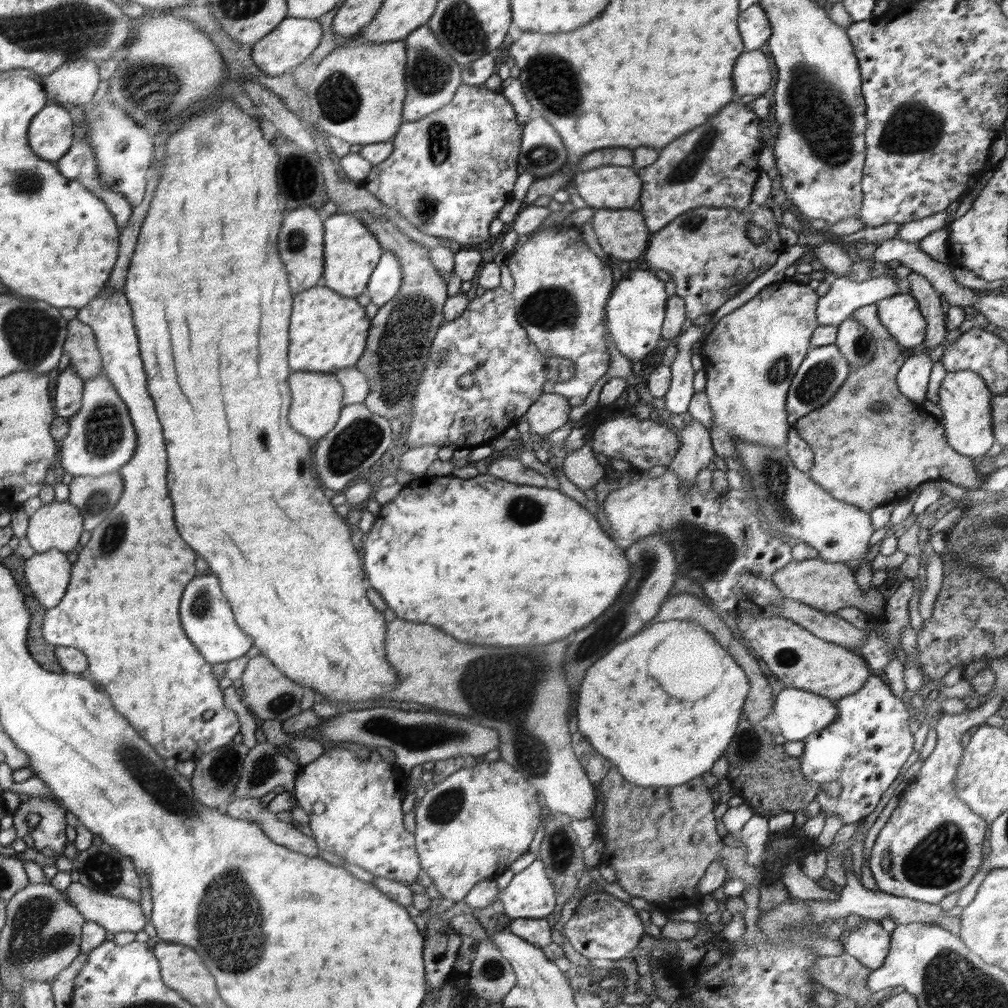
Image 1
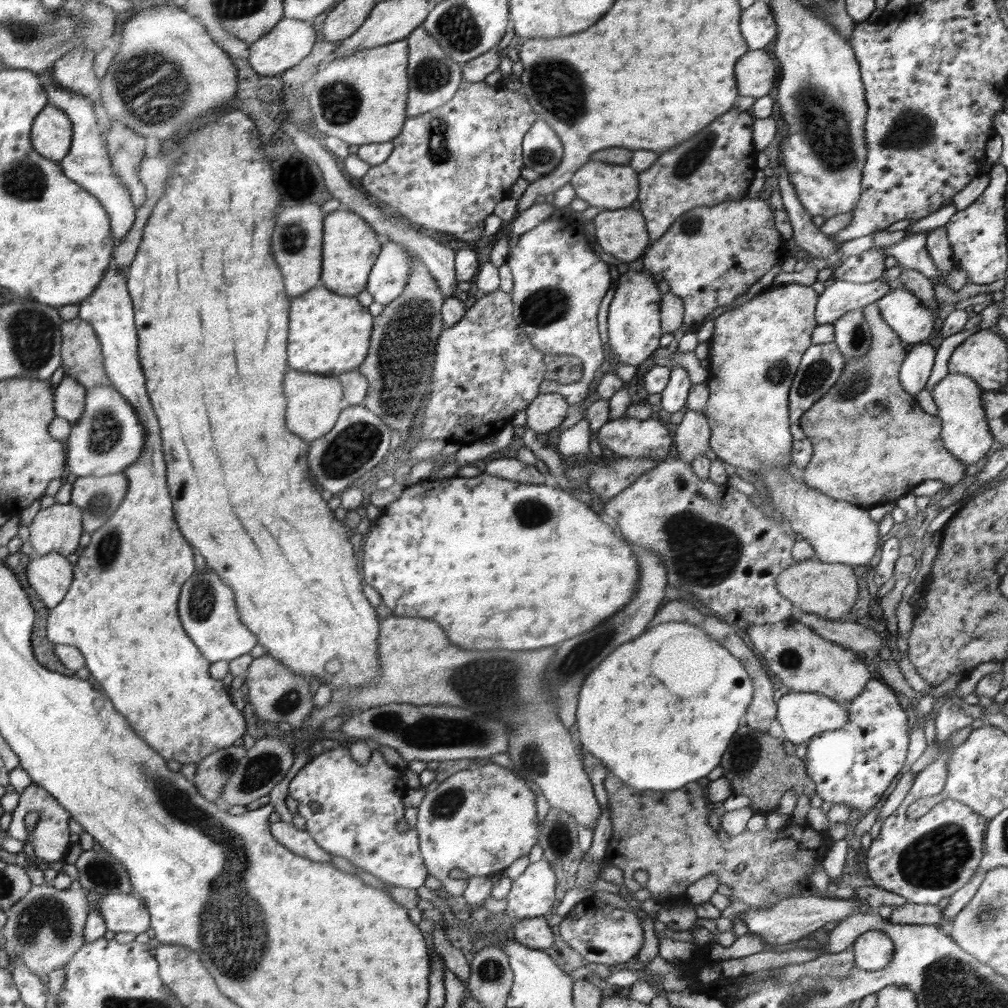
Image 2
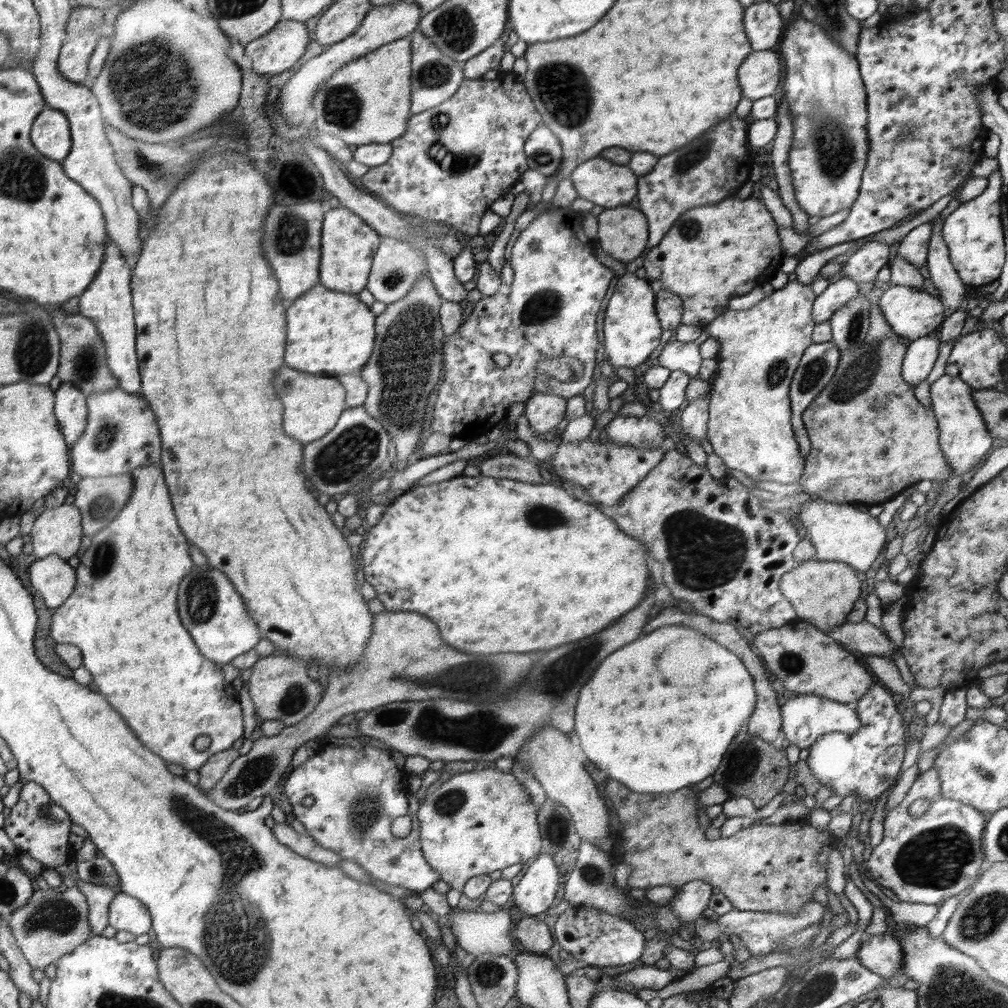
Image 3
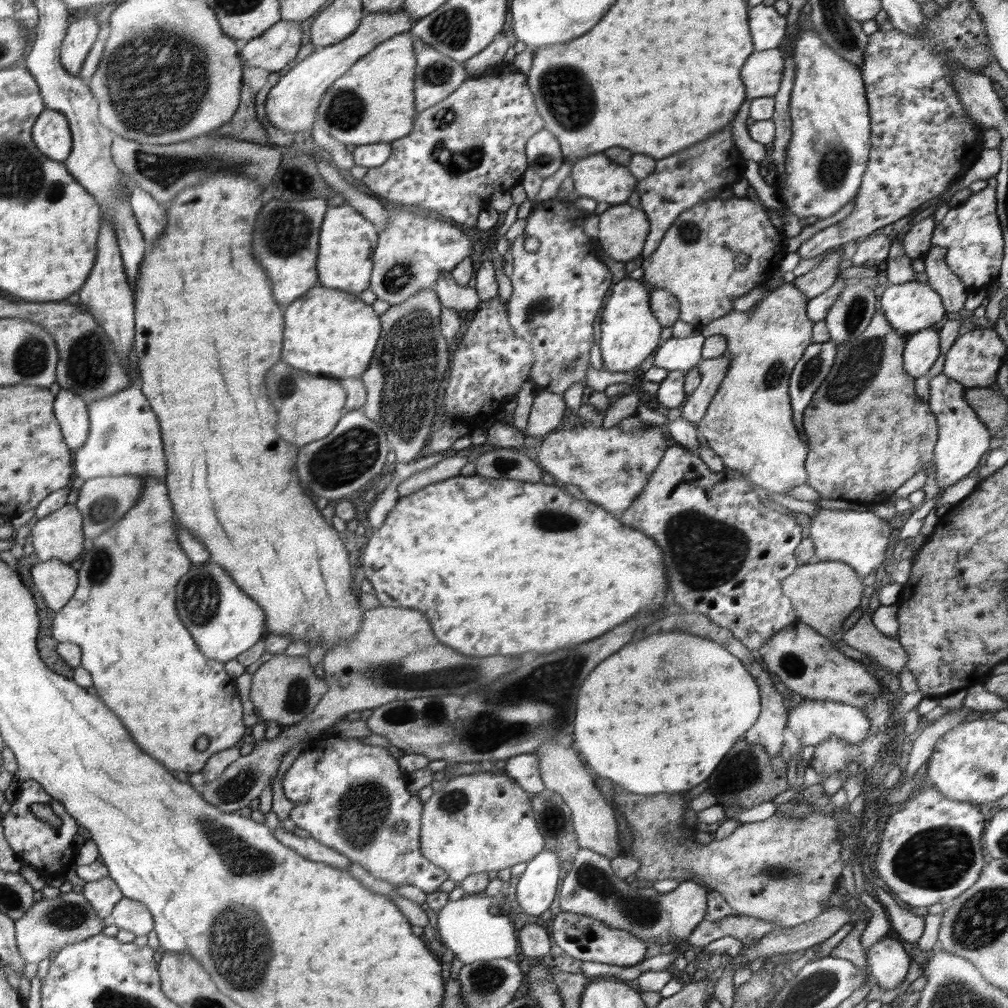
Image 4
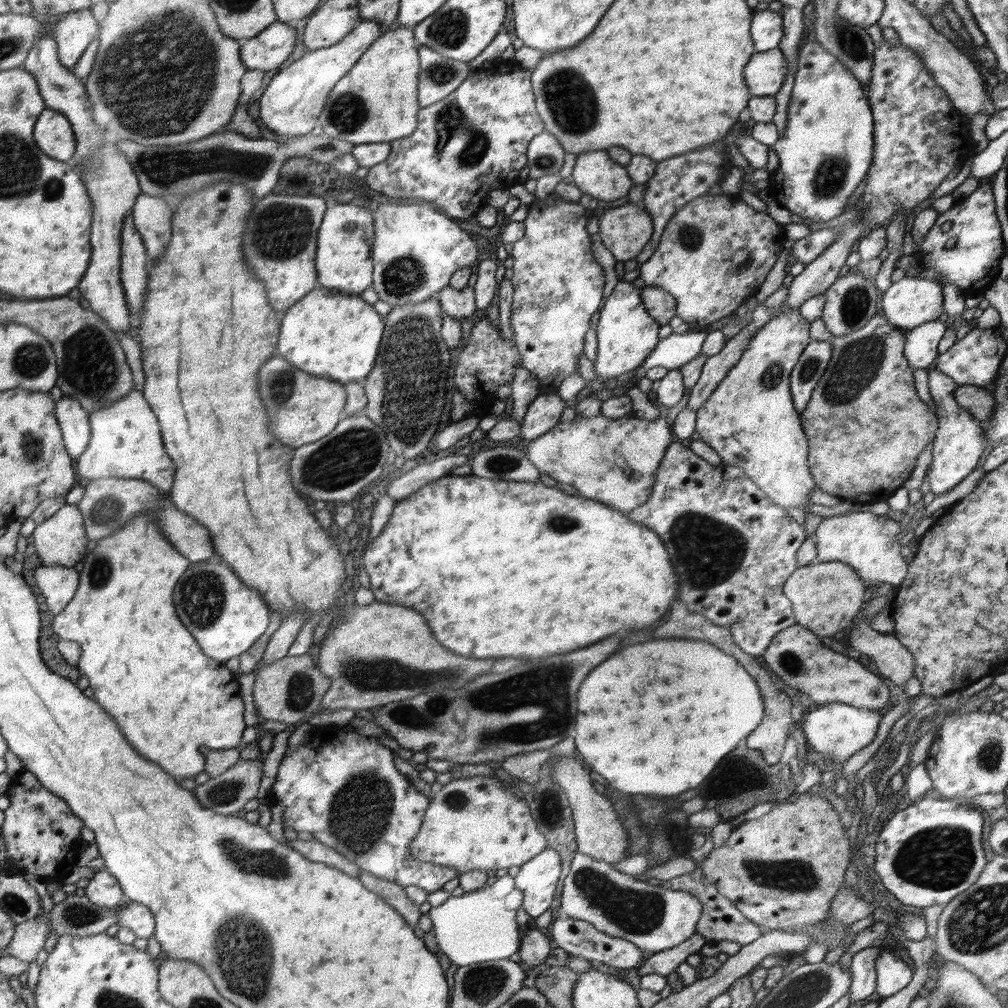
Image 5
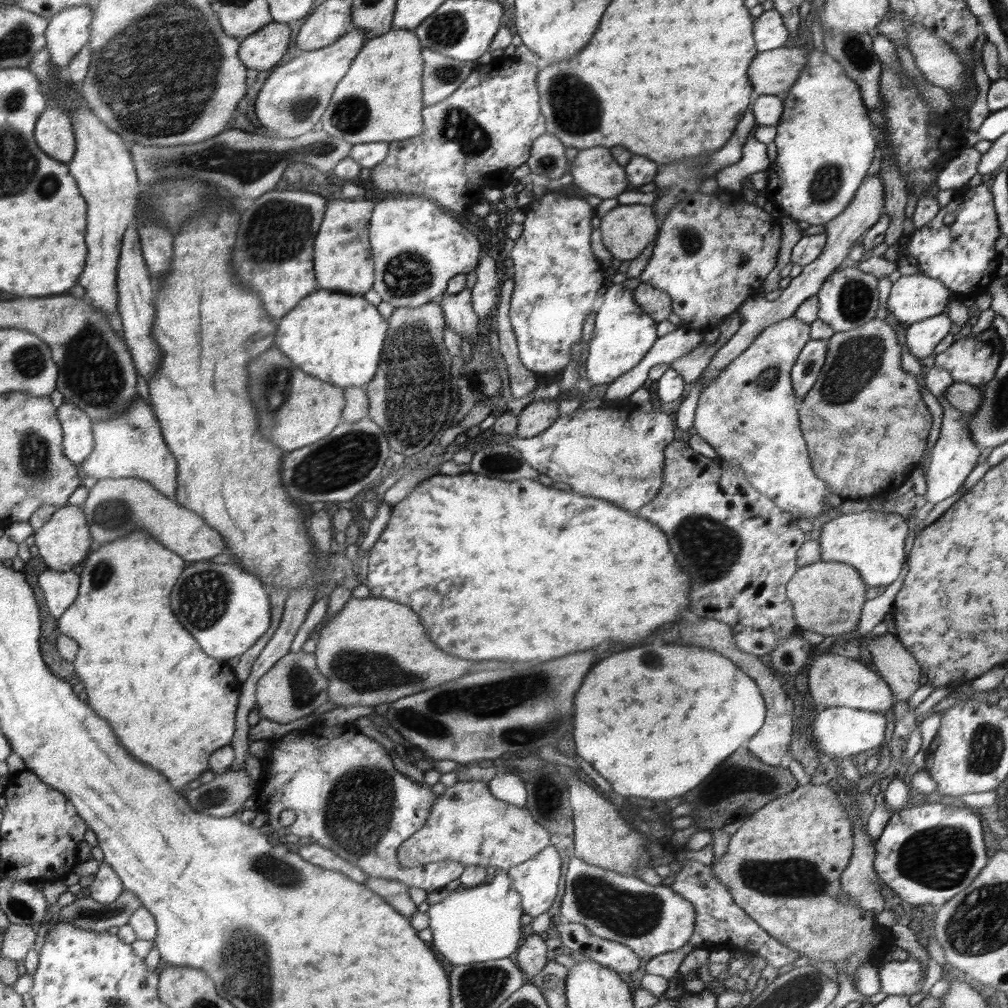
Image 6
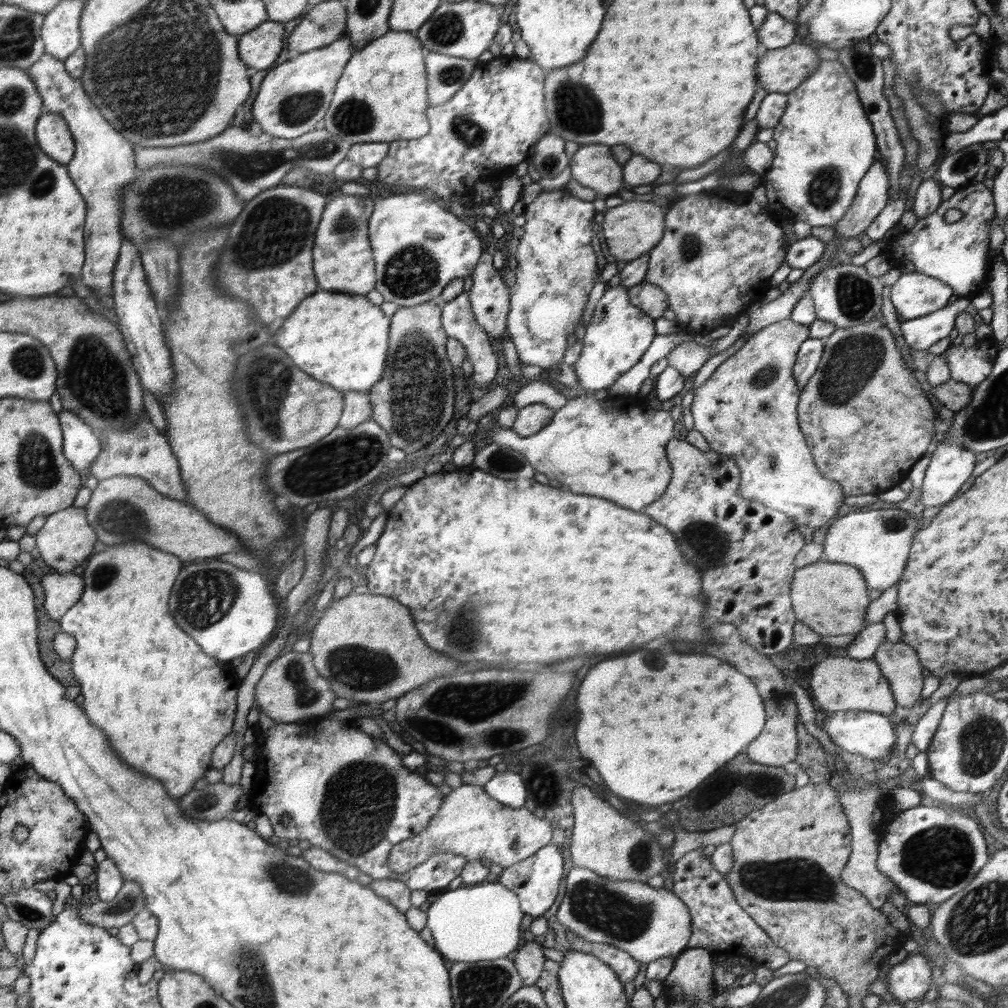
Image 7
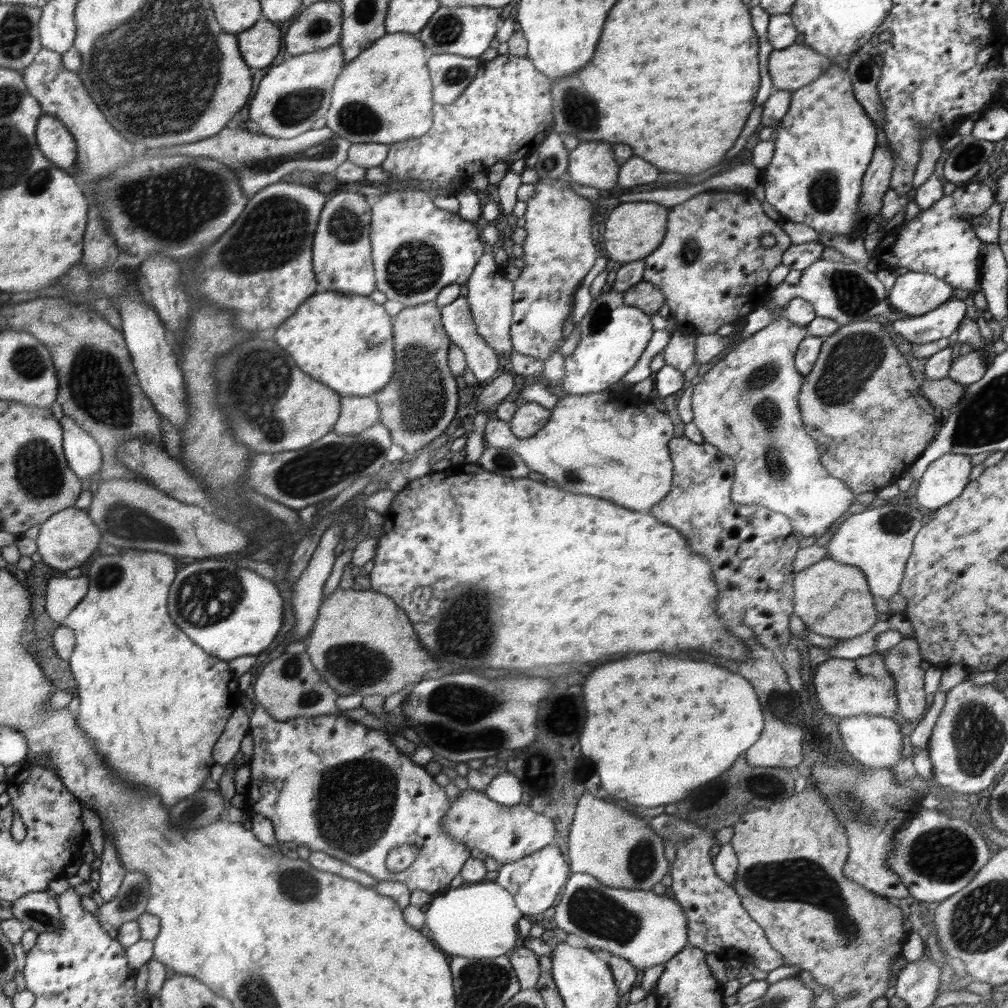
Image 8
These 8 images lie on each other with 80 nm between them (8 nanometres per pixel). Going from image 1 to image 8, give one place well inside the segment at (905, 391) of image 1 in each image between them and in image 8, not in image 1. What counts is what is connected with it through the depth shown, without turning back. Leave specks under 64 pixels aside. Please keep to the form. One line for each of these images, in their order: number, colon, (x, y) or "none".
2: (915, 370)
3: (919, 359)
4: (922, 349)
5: (921, 344)
6: (922, 337)
7: (920, 333)
8: (941, 322)

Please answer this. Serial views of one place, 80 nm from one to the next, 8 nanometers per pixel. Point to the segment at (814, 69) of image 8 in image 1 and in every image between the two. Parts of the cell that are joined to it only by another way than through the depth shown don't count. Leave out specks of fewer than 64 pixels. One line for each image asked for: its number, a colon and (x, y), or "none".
1: (752, 74)
2: (755, 74)
3: (759, 75)
4: (762, 74)
5: (766, 71)
6: (773, 72)
7: (782, 70)

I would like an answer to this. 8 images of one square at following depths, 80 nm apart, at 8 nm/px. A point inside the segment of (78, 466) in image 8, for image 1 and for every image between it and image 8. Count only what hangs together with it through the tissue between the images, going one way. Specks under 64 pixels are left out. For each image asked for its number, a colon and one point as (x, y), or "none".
1: (69, 389)
2: (70, 402)
3: (72, 406)
4: (72, 412)
5: (74, 420)
6: (78, 430)
7: (82, 447)

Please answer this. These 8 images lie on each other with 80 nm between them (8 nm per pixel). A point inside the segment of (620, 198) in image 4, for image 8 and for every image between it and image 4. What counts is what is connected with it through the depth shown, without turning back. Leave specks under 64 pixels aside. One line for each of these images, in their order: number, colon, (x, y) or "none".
5: (595, 173)
6: (594, 170)
7: (593, 166)
8: (593, 164)

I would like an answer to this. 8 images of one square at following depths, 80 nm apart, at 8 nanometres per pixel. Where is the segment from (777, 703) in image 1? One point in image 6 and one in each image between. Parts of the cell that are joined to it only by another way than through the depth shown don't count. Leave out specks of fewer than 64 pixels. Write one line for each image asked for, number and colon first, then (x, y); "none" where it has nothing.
2: (802, 716)
3: (805, 718)
4: (812, 721)
5: (840, 730)
6: (840, 732)

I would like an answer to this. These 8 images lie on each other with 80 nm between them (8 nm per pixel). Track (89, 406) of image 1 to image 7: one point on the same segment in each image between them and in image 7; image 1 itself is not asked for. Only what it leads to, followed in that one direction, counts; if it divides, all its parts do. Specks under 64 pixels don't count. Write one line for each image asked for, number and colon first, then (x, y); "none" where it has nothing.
2: (110, 436)
3: (121, 434)
4: (124, 438)
5: (126, 442)
6: (132, 445)
7: (142, 451)

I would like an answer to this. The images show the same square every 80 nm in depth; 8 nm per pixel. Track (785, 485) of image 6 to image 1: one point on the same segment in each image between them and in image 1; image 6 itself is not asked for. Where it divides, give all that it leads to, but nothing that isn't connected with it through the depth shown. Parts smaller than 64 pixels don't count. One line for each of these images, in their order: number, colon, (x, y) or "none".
1: (750, 357)
2: (755, 349)
3: (749, 427)
4: (749, 424)
5: (749, 420)

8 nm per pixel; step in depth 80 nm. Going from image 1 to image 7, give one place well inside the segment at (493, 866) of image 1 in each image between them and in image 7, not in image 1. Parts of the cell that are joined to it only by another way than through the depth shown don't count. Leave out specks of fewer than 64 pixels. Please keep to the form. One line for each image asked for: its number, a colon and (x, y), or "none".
2: (480, 820)
3: (479, 822)
4: (481, 822)
5: (474, 823)
6: (467, 825)
7: (469, 823)

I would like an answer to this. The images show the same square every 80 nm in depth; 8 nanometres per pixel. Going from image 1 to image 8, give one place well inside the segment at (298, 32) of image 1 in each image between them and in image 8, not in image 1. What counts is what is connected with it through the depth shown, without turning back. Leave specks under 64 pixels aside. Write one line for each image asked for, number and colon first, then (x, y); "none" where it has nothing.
2: (291, 41)
3: (278, 50)
4: (278, 46)
5: (267, 51)
6: (264, 49)
7: (260, 48)
8: (259, 45)

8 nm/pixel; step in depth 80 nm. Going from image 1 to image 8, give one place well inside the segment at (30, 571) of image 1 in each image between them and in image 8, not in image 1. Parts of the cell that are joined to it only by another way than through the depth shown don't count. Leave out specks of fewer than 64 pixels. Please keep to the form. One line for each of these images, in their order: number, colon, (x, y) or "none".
2: (49, 575)
3: (51, 576)
4: (55, 581)
5: (58, 584)
6: (60, 588)
7: (62, 590)
8: (63, 595)

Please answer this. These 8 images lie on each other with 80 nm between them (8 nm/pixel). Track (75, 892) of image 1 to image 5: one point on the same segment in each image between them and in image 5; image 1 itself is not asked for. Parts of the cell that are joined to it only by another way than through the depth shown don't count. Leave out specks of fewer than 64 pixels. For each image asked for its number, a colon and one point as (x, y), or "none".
2: (122, 912)
3: (127, 913)
4: (128, 914)
5: (140, 919)

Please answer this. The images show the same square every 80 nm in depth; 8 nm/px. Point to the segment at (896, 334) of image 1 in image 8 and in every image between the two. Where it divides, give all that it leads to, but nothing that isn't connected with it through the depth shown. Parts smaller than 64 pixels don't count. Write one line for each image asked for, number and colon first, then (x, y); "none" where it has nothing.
2: (901, 310)
3: (911, 313)
4: (909, 307)
5: (910, 302)
6: (912, 299)
7: (914, 295)
8: (914, 294)

